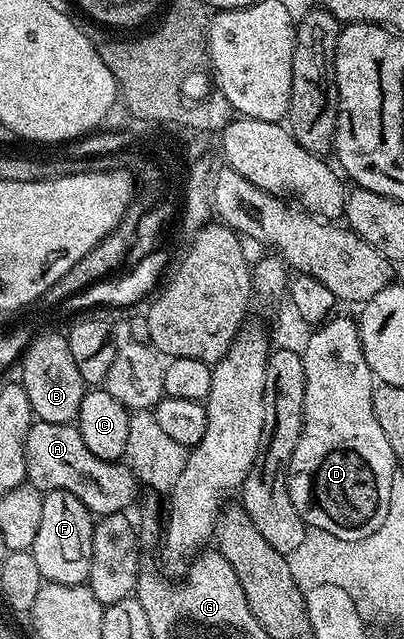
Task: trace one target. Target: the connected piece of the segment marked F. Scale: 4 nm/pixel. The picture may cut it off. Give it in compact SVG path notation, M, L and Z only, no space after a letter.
M59 489L49 490L43 496L44 512L40 514L40 528L32 550L36 567L40 567L43 582L61 585L85 585L90 580L92 567L92 539L95 518L90 509L80 503L76 495Z

